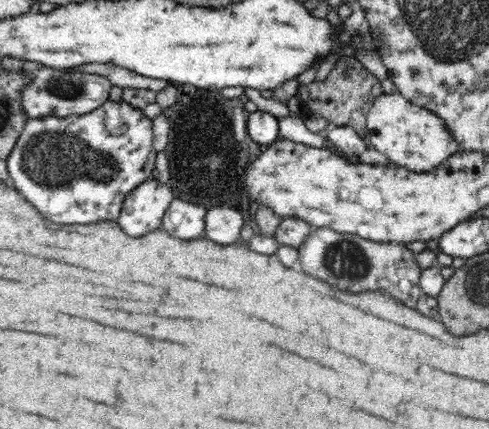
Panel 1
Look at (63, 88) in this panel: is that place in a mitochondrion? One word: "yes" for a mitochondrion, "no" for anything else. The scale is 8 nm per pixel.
yes

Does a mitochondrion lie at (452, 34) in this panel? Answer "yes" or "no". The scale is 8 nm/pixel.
yes

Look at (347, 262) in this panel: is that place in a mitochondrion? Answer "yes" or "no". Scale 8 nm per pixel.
yes

